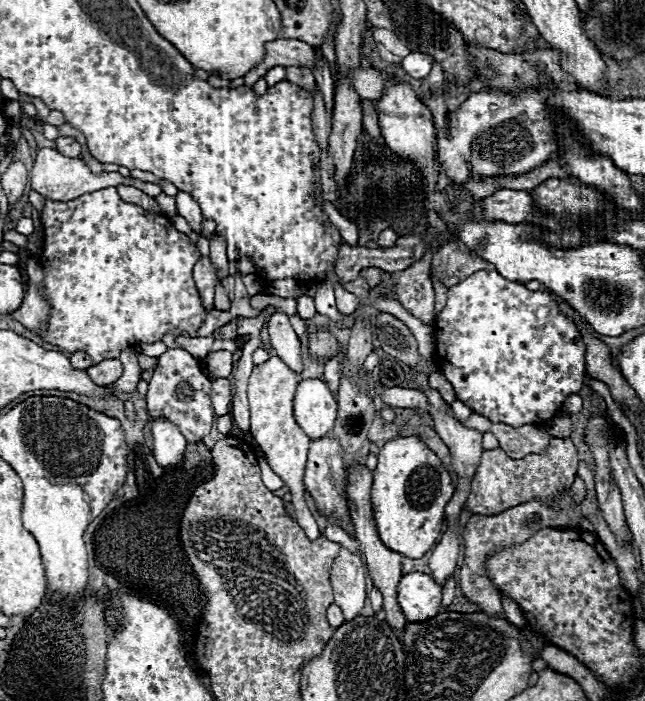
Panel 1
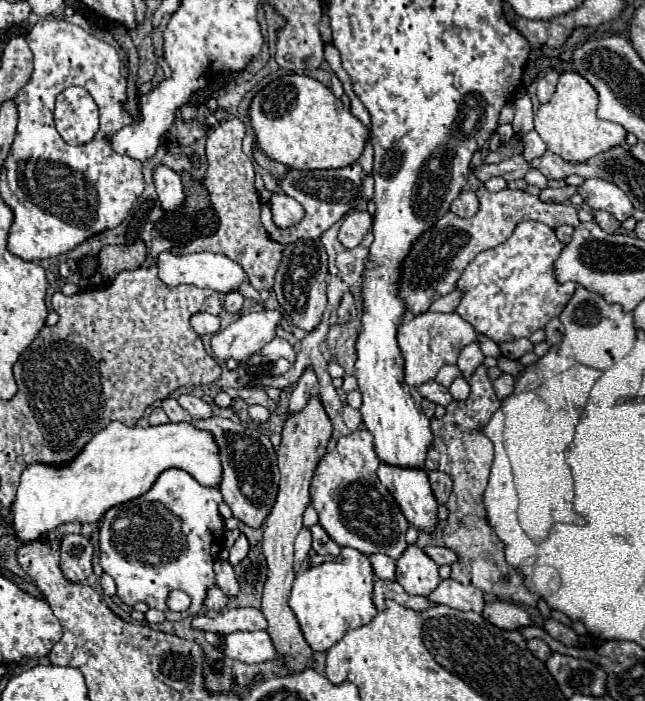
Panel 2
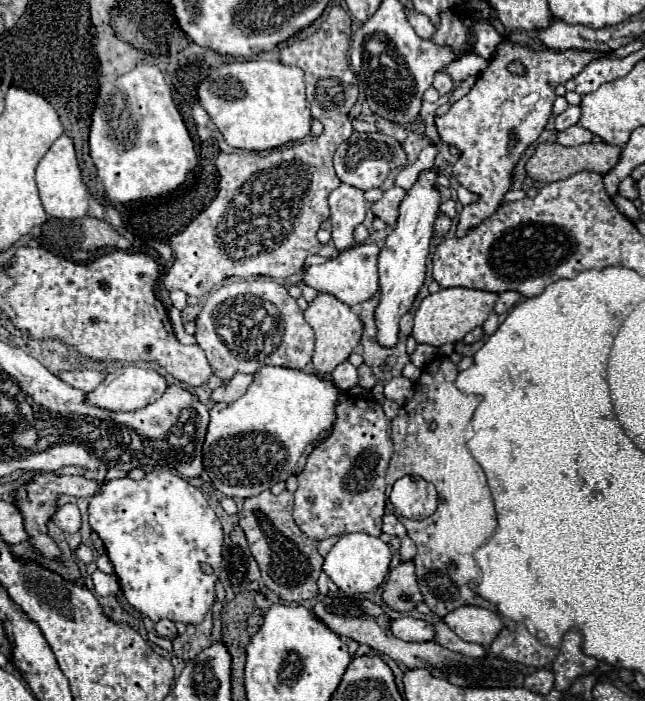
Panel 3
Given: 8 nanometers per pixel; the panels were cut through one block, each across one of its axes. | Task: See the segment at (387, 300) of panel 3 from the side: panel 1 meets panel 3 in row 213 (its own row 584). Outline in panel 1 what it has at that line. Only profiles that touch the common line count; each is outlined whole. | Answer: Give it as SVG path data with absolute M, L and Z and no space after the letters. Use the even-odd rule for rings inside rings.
M424 572L404 574L398 584L398 602L408 622L422 622L440 612L442 586Z

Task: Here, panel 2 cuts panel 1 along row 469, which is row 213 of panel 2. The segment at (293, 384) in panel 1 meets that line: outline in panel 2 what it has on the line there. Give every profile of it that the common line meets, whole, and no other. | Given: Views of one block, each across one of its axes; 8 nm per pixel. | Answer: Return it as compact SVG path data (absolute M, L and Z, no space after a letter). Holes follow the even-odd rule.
M274 192L272 198L268 200L270 204L270 210L272 210L272 220L278 228L292 228L296 224L302 222L304 218L304 208L300 202L296 202L294 198L286 196L286 194L280 194L280 192Z

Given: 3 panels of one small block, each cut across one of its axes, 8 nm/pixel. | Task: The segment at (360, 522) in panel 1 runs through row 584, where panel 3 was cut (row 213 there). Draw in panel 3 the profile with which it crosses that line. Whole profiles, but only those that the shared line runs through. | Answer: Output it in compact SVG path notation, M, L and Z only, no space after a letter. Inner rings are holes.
M392 186L390 190L384 192L384 196L378 202L372 204L374 216L384 220L388 226L394 226L396 218L398 218L398 206L400 206L404 196L406 196L406 190L398 188L398 186Z

